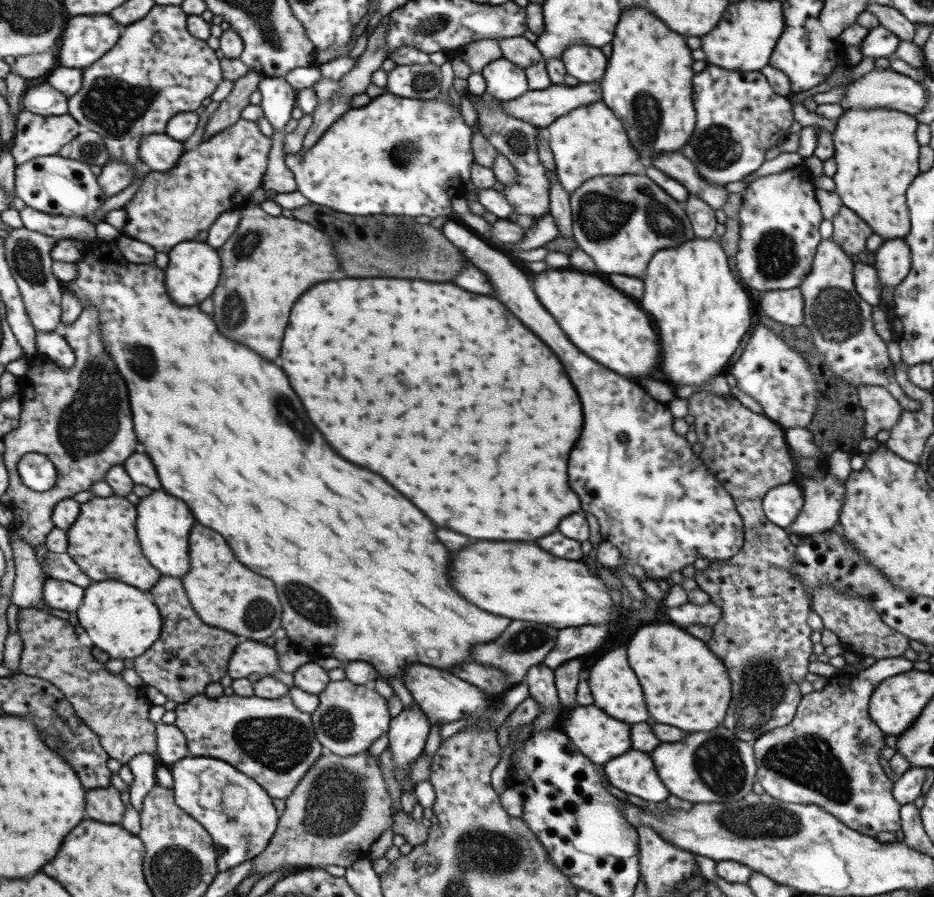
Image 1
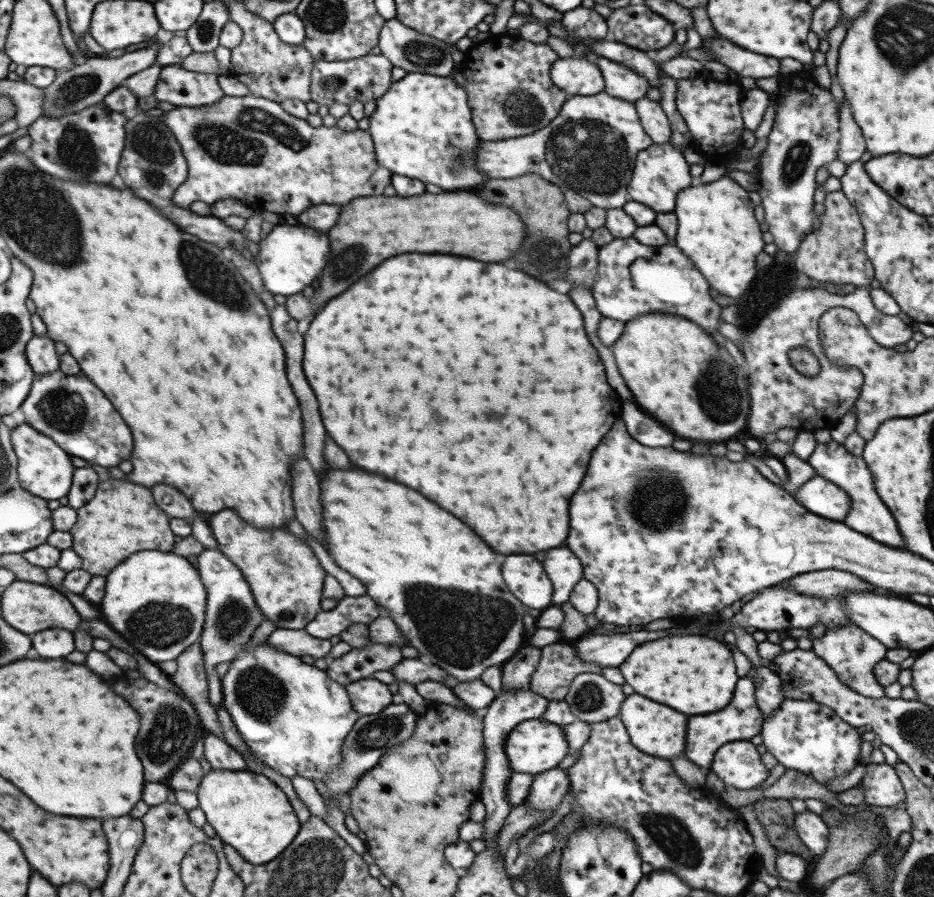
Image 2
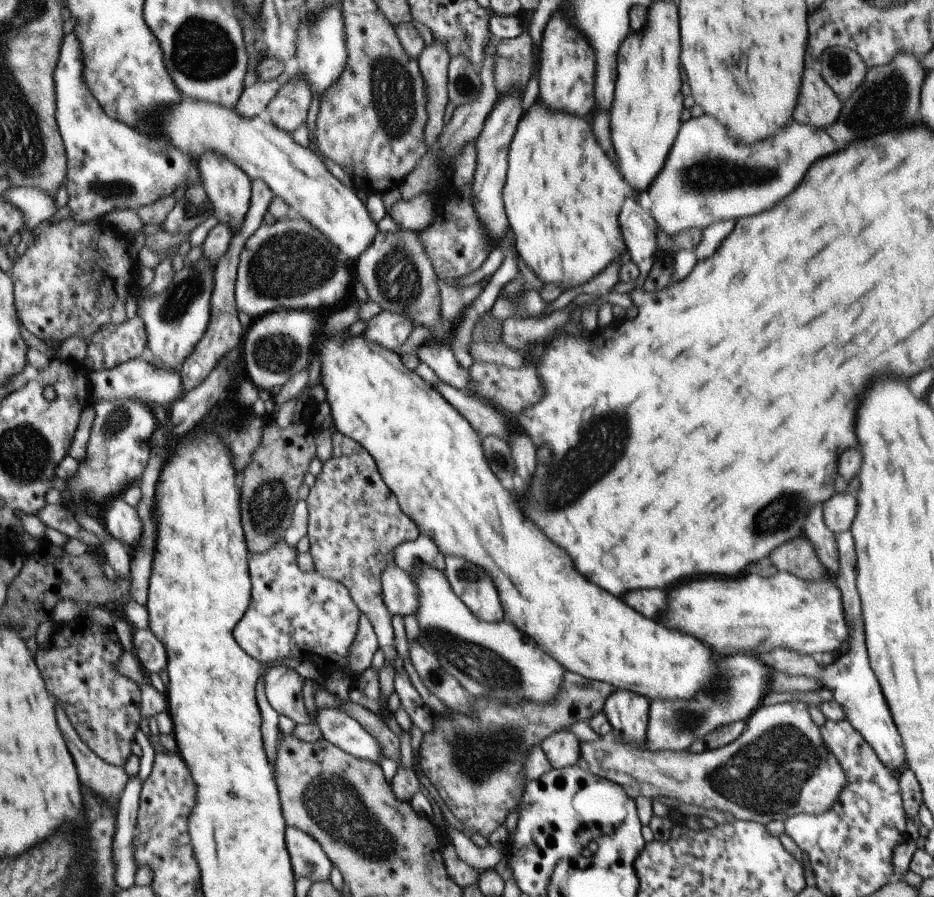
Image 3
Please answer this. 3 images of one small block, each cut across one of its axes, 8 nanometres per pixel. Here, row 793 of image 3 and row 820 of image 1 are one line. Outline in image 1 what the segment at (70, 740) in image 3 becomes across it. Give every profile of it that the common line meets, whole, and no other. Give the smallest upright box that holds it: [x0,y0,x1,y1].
[85,786,125,824]

